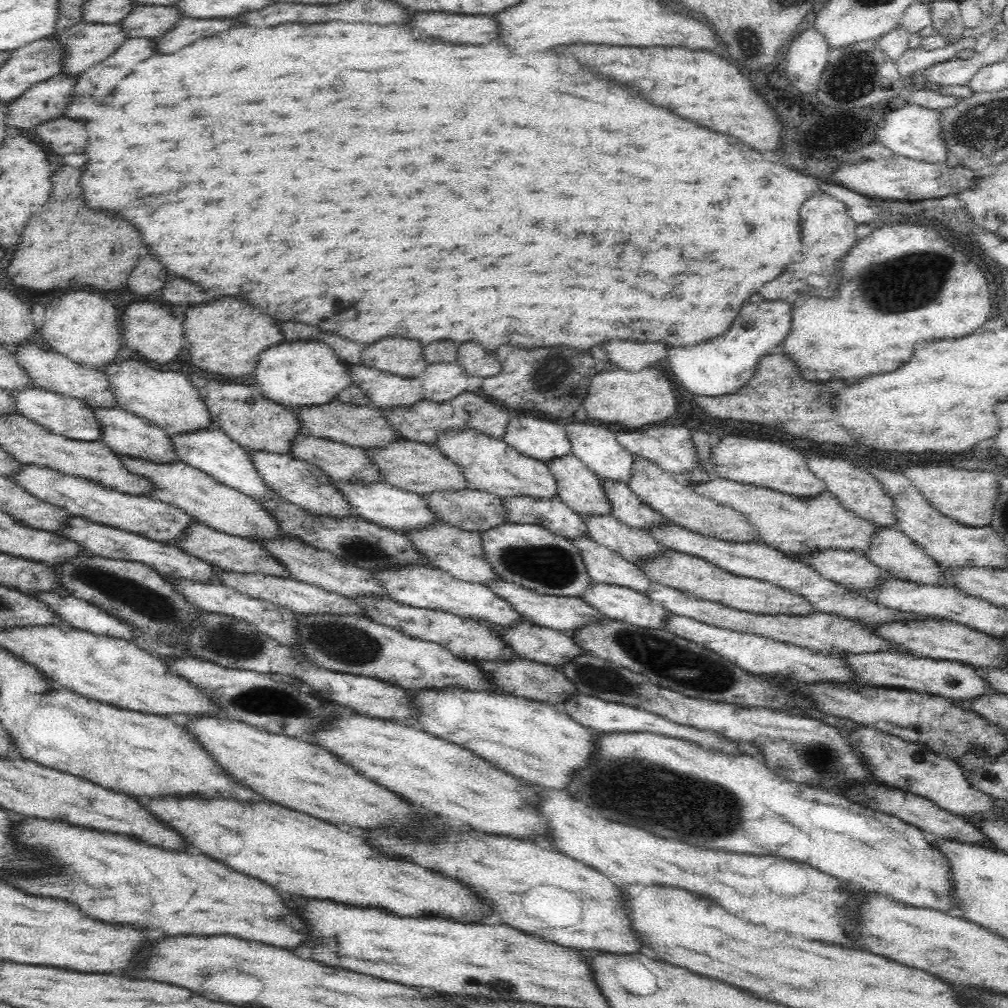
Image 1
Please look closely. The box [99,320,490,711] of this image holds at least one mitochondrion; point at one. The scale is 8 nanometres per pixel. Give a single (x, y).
(341, 642)

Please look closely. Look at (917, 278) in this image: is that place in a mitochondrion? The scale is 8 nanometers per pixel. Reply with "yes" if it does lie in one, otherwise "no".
yes

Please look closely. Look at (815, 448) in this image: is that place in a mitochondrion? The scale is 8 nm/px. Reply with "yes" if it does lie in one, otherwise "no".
no

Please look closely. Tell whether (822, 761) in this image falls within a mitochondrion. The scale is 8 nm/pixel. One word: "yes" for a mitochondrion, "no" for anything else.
yes

